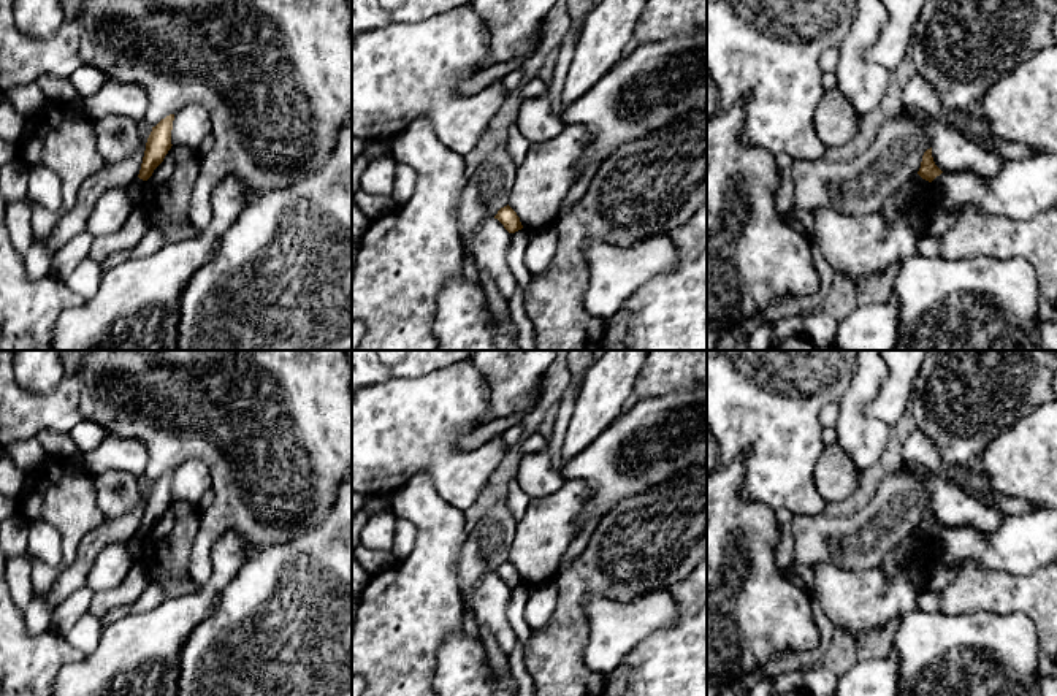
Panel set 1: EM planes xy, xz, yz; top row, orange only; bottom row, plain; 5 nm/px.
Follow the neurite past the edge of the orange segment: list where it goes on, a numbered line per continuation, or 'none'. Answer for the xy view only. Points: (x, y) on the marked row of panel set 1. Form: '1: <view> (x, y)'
none

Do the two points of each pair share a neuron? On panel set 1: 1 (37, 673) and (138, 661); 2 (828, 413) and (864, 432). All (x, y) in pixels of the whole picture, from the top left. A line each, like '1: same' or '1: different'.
1: different
2: different

